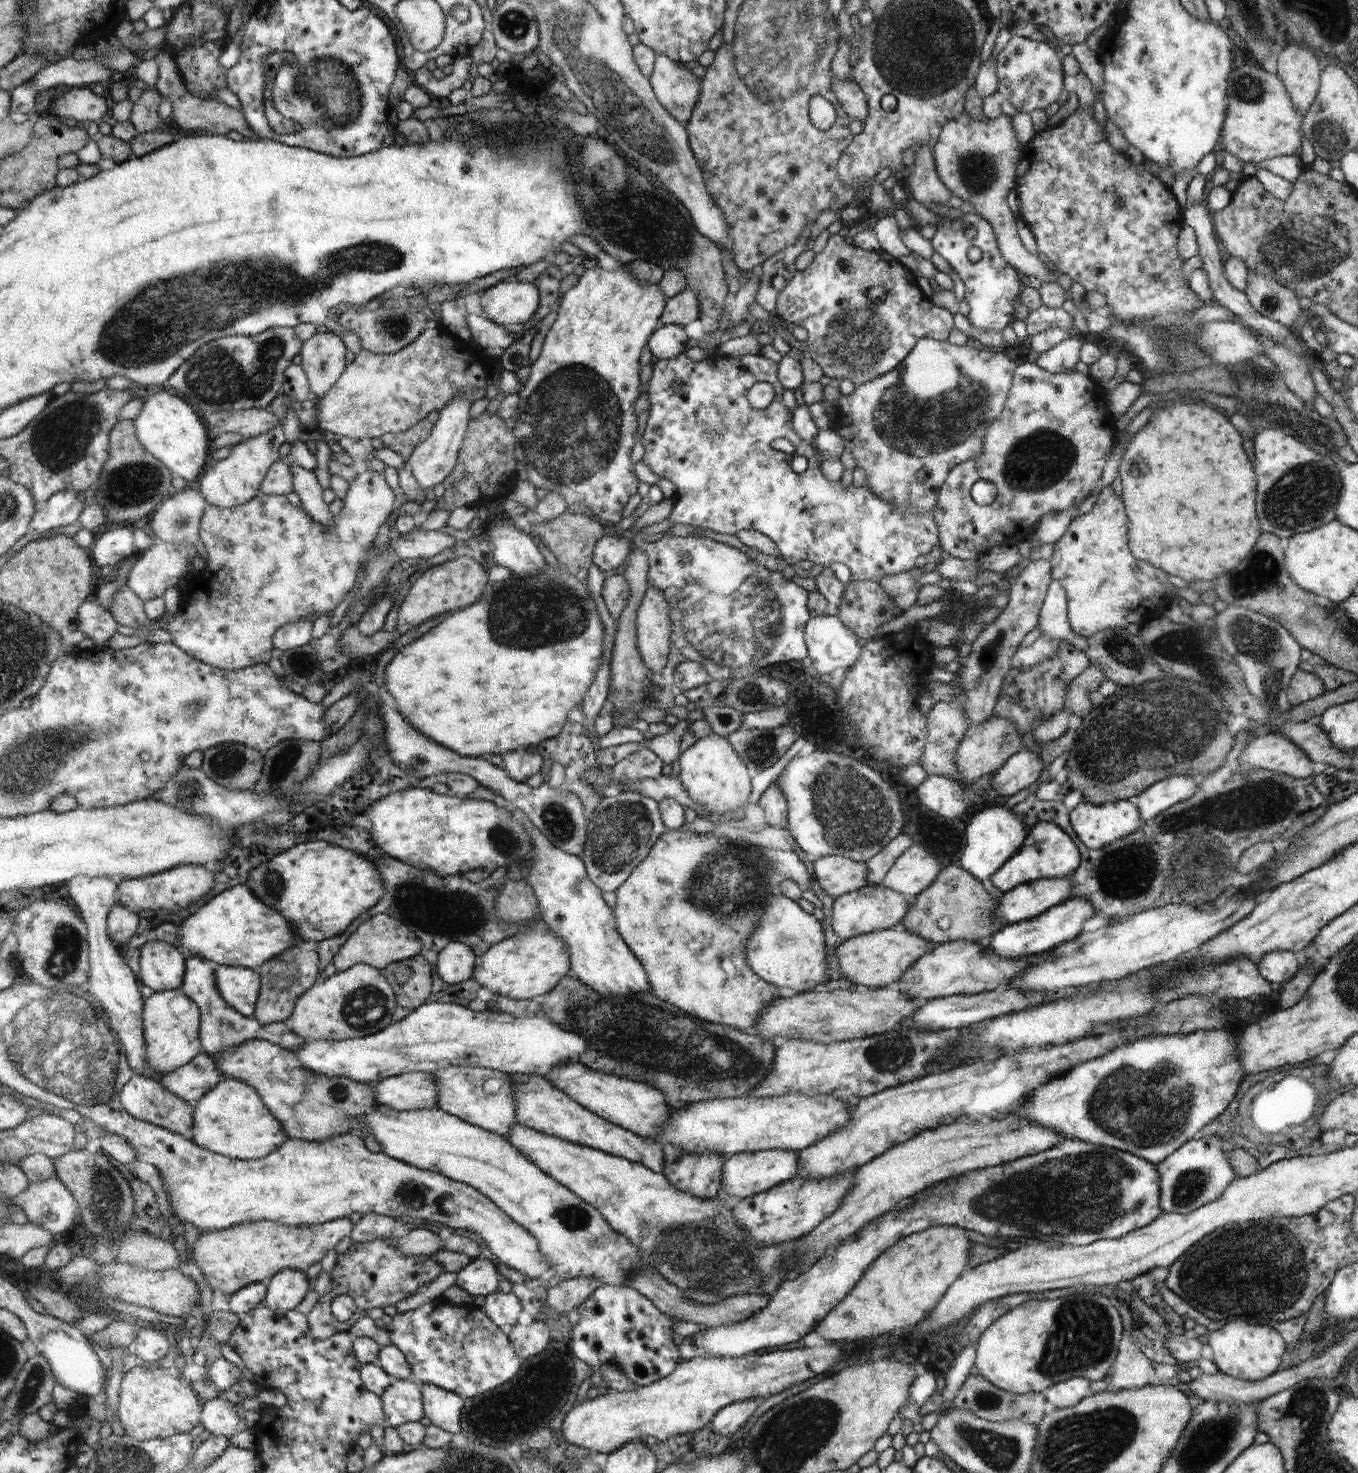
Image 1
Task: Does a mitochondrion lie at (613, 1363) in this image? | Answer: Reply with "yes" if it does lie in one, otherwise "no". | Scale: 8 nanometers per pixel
no

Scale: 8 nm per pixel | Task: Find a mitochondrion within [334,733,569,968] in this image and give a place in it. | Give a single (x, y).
(439, 910)

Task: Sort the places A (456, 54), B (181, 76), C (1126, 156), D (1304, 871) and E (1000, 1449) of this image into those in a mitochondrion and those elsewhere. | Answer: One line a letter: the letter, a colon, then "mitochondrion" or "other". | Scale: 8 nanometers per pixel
A: other
B: other
C: other
D: other
E: mitochondrion

